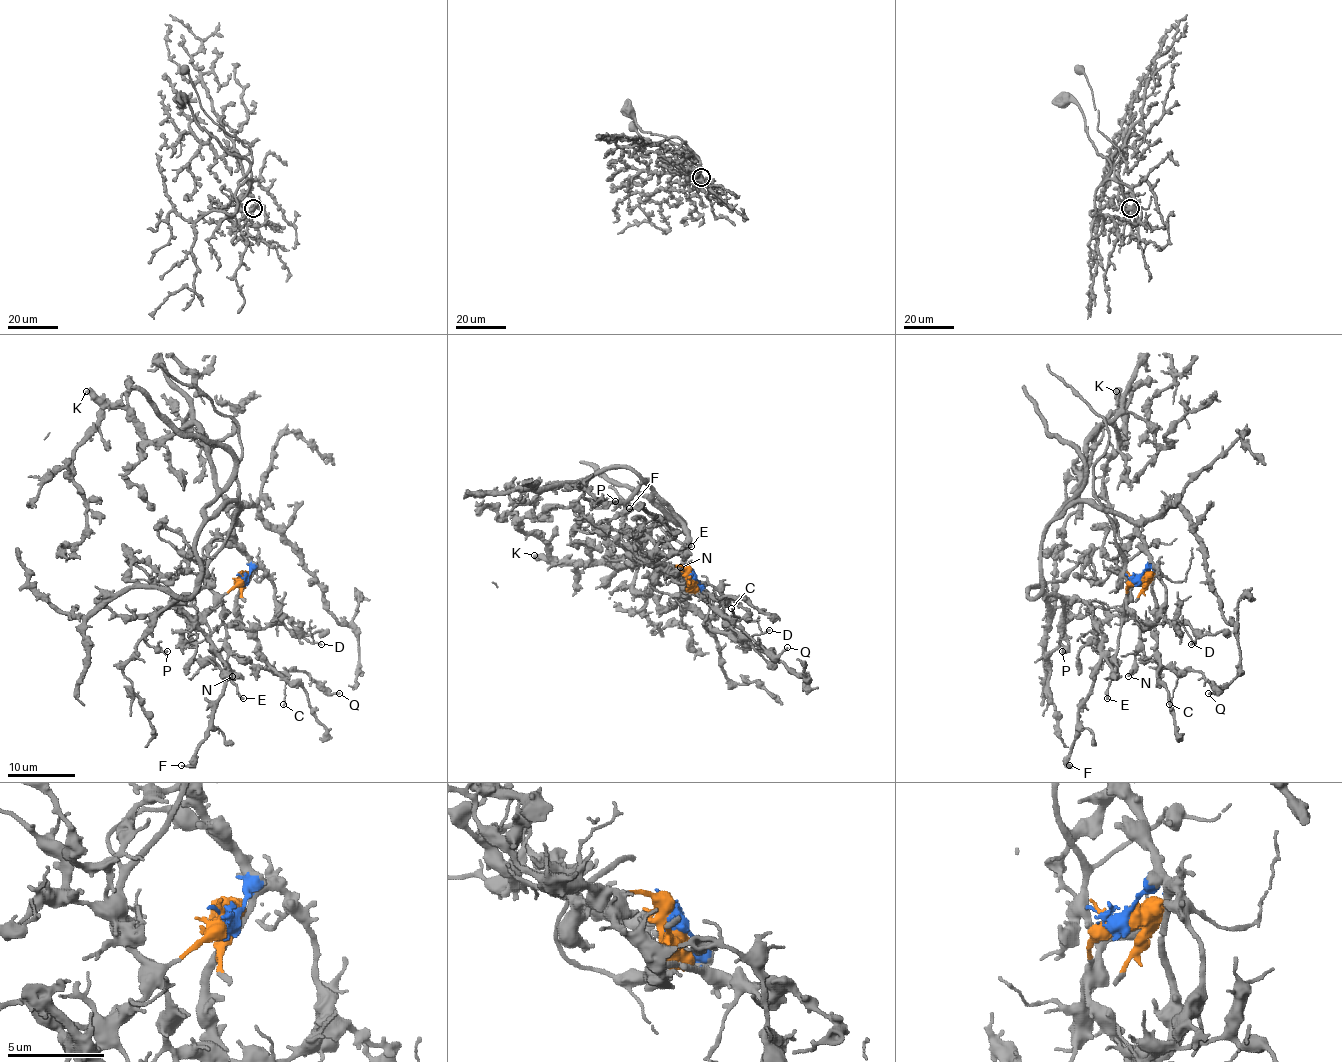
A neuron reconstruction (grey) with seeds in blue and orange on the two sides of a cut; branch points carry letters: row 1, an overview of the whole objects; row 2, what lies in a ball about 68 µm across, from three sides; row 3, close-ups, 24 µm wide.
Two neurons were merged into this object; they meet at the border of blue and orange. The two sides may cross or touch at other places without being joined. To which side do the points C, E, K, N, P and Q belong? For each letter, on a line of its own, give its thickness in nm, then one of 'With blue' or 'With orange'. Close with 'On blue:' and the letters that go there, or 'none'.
C: Thickness 110 nm. With orange
E: Thickness 170 nm. With orange
K: Thickness 600 nm. With blue
N: Thickness 360 nm. With orange
P: Thickness 160 nm. With blue
Q: Thickness 160 nm. With orange
On blue: K, P

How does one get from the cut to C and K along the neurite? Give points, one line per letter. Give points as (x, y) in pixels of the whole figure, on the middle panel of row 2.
C: (690, 576), (680, 565), (670, 565), (676, 581), (687, 582), (724, 615), (737, 616), (732, 615), (731, 608)
K: (690, 576), (697, 587), (683, 581), (687, 530), (656, 496), (665, 520), (626, 555), (592, 562), (534, 555)

